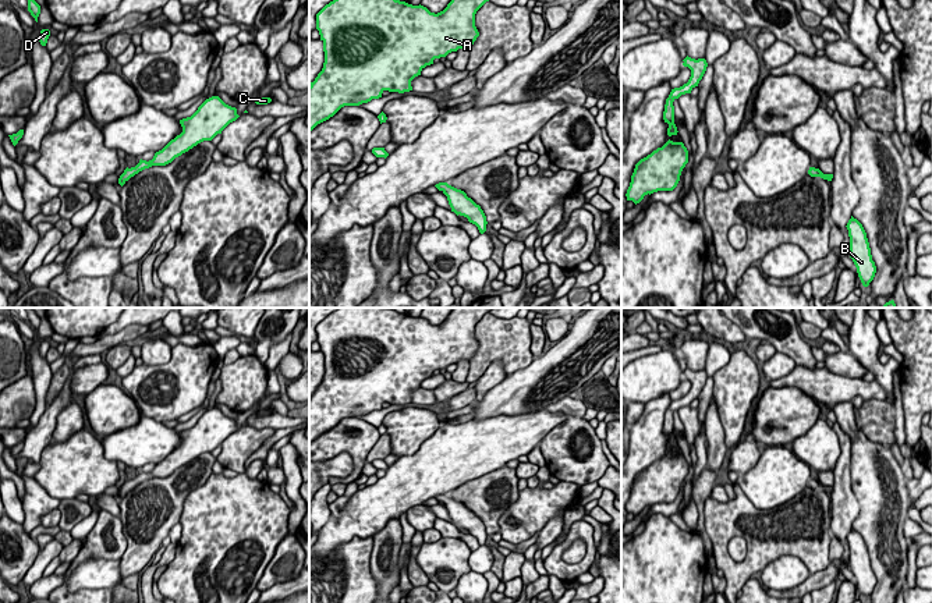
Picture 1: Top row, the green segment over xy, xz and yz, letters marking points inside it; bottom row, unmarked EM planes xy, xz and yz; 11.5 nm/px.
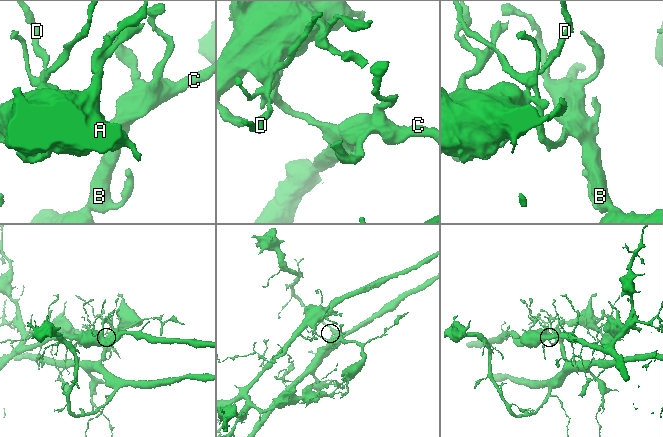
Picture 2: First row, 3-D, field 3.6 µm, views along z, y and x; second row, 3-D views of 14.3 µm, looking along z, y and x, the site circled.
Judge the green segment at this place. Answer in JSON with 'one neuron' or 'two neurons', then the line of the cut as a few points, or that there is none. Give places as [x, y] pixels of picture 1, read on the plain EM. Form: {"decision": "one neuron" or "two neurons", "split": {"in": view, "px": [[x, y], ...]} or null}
{"decision": "two neurons", "split": {"in": "xy", "px": [[131, 479], [134, 486]]}}

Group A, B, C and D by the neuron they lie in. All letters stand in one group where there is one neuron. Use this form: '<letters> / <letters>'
A D / B C

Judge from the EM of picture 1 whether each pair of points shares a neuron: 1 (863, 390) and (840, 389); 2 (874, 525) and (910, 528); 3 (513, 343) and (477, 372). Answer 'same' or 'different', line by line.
1: same
2: different
3: same

